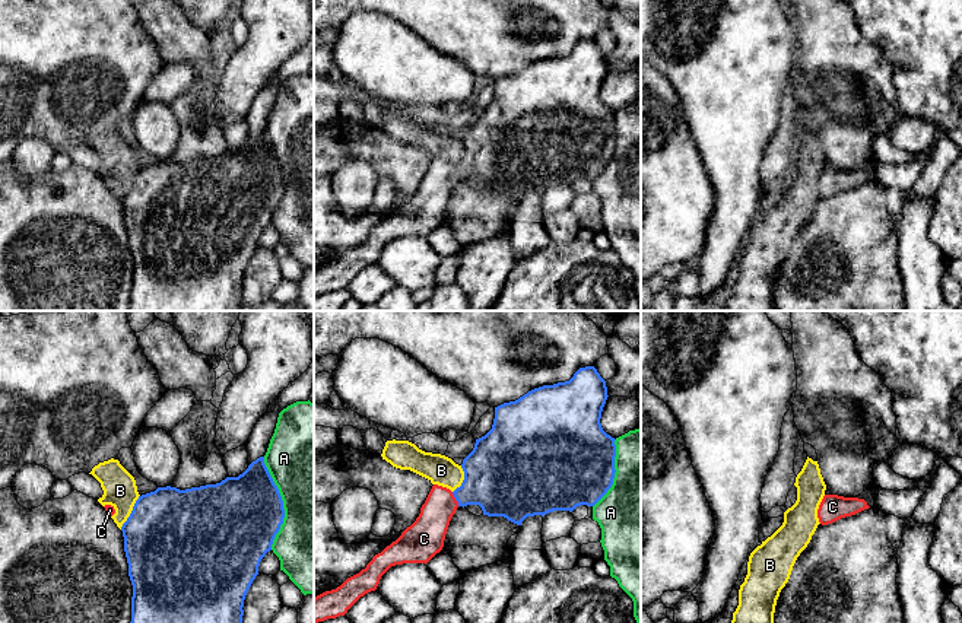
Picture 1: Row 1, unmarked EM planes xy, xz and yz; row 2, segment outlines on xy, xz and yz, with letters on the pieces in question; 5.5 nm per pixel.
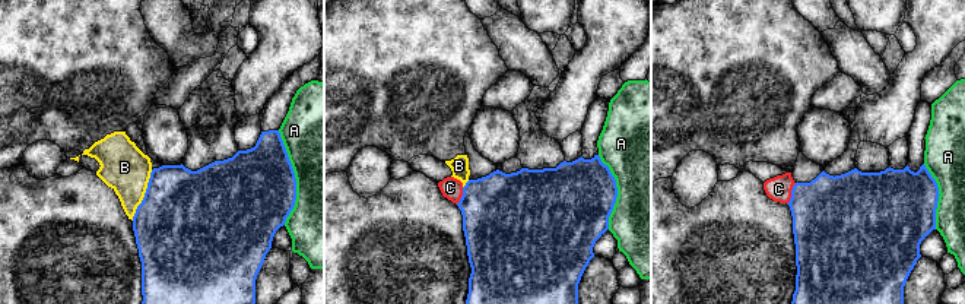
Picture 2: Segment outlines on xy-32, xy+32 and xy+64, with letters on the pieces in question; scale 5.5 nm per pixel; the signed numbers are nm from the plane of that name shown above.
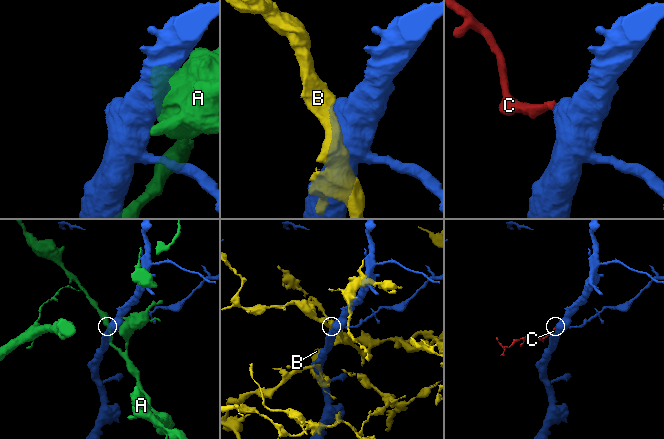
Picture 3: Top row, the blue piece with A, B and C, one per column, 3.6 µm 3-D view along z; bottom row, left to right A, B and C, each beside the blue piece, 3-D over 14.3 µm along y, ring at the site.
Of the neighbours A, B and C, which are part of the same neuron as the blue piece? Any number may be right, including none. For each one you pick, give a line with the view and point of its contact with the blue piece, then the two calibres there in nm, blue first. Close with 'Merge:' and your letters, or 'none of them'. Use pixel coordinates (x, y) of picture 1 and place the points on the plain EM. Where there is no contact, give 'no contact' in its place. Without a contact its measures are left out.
C: xz (456, 172) | 360/200 nm
Merge: C

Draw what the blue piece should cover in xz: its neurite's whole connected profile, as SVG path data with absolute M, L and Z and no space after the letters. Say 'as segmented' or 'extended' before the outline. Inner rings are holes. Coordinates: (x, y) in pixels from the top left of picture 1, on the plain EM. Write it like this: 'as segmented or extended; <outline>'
extended; M585 39L569 54L534 61L515 74L495 80L492 102L476 112L473 124L463 133L461 159L451 165L434 158L419 190L396 214L375 228L359 247L314 271L314 296L345 289L361 270L377 263L391 239L426 238L442 223L458 179L479 178L483 188L504 190L517 198L527 190L594 179L612 160L616 146L616 112L600 96L607 70L606 54L594 39Z

